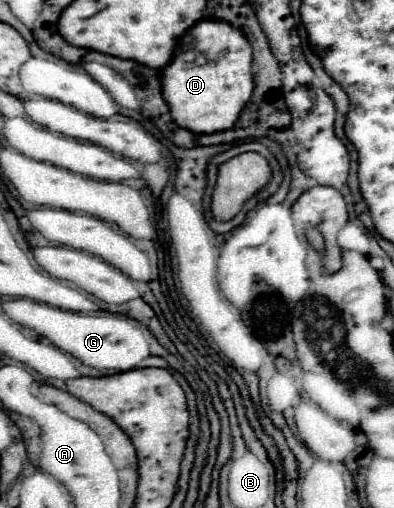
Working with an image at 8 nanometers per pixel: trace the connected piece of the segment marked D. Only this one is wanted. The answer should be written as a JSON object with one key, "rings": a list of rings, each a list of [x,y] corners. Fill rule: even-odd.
{"rings":[[[202,19],[184,35],[190,35],[188,49],[184,51],[184,37],[182,37],[176,47],[174,59],[162,69],[162,95],[170,107],[170,115],[176,121],[176,125],[192,133],[226,131],[236,123],[242,107],[248,103],[254,89],[252,45],[242,35],[240,29],[224,21]],[[202,37],[210,41],[200,43]],[[202,49],[216,53],[218,59],[214,55],[210,57],[202,55],[200,53]]]}

